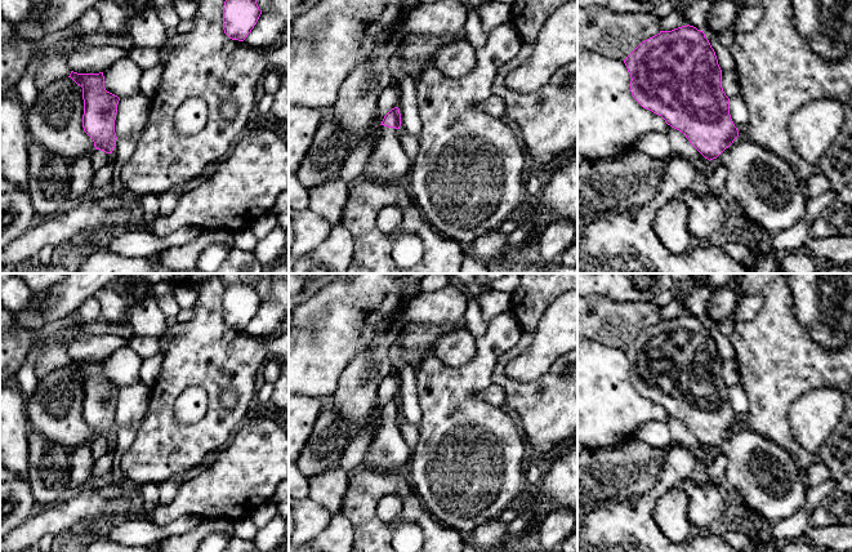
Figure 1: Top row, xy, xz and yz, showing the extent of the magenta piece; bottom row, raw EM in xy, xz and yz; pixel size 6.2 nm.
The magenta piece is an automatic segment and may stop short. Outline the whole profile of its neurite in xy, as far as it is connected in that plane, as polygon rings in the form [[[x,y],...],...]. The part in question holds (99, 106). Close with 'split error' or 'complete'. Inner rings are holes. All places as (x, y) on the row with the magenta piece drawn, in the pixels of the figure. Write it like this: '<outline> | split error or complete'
[[[71,71],[68,77],[82,88],[82,128],[94,142],[95,150],[90,153],[90,159],[97,172],[110,161],[116,146],[115,120],[120,98],[106,90],[103,72]]] | split error

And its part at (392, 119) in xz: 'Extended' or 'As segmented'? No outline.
Extended

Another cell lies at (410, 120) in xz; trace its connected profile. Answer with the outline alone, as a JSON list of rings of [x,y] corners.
[[[402,41],[394,54],[389,59],[389,72],[393,79],[401,86],[401,97],[398,108],[401,113],[400,130],[419,138],[421,134],[421,120],[419,116],[419,108],[416,103],[416,80],[406,75],[402,68],[402,49],[405,41]]]

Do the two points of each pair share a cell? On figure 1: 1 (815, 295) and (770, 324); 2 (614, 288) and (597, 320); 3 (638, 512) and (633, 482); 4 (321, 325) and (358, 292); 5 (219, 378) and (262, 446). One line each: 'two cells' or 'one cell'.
1: two cells
2: two cells
3: two cells
4: one cell
5: two cells

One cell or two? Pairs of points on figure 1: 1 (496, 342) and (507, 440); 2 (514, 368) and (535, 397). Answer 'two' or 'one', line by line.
1: one
2: two

